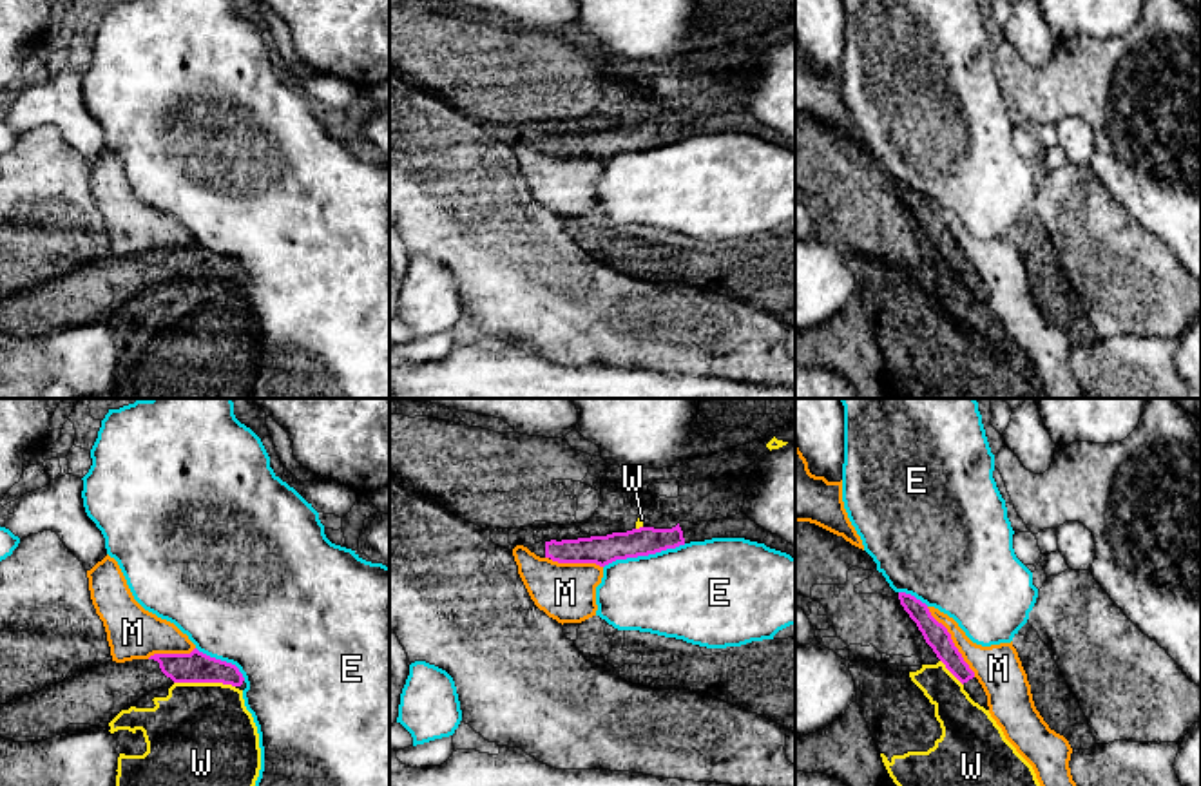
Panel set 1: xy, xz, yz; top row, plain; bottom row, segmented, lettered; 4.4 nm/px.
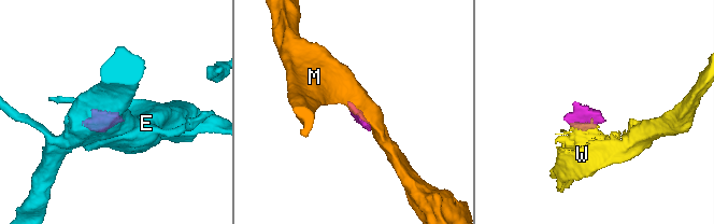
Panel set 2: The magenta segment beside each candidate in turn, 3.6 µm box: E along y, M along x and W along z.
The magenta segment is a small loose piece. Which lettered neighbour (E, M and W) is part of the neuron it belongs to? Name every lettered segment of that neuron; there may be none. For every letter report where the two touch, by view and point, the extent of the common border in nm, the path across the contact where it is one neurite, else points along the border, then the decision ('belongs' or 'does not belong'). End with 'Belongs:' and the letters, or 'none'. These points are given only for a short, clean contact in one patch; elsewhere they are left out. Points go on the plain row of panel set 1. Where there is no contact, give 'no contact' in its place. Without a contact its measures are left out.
E: meets magenta in xz at (643, 149); contact 380 nm long; does not belong
M: meets magenta in yz at (951, 236); contact 380 nm long; does not belong
W: meets magenta in xy at (205, 276); contact 280 nm long; border along xy (174, 276), (221, 276), (234, 281); does not belong
Belongs: none

